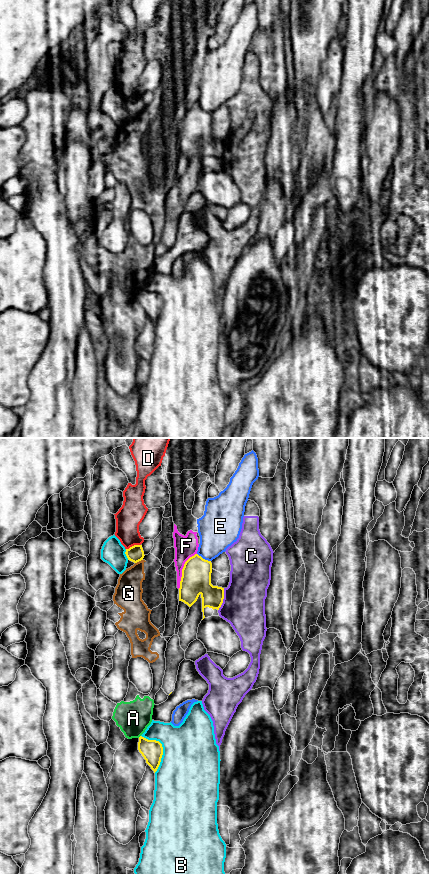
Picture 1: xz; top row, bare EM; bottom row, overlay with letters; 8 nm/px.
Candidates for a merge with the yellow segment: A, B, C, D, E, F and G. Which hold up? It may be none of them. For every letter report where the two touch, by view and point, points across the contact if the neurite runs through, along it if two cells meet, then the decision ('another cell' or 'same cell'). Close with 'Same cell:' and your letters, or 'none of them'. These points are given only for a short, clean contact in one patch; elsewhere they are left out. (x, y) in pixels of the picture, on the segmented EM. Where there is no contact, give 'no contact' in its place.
A: no contact | another cell
B: xz (162, 748) | another cell
C: xz (223, 598) | another cell
D: xz (134, 545) | along xz (140, 544), (134, 544), (126, 549) | another cell
E: xz (204, 559) | another cell
F: xz (182, 570) | along xz (196, 553), (185, 562), (178, 588) | another cell
G: xz (138, 561) | along xz (142, 559), (135, 563) | another cell
Same cell: none of them

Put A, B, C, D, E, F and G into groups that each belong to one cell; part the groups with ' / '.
A F G / B / C / D / E

